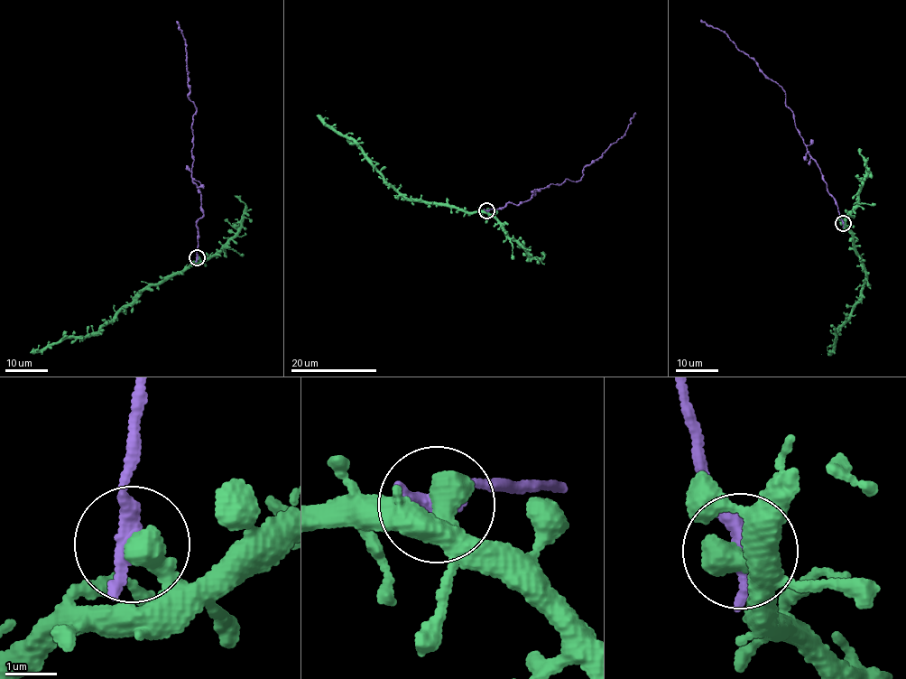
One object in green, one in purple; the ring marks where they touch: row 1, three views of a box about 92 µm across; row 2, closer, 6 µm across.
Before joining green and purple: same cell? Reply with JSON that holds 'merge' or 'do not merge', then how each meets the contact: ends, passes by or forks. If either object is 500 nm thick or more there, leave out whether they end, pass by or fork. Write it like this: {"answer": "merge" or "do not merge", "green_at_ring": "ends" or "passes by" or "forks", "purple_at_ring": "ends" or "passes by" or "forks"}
{"answer": "do not merge"}

